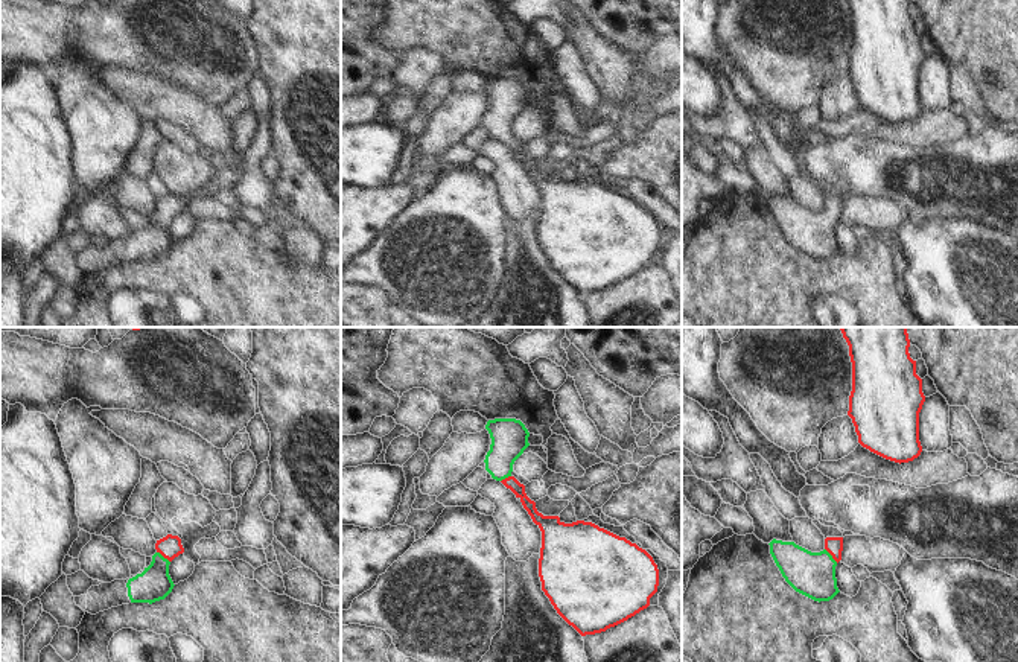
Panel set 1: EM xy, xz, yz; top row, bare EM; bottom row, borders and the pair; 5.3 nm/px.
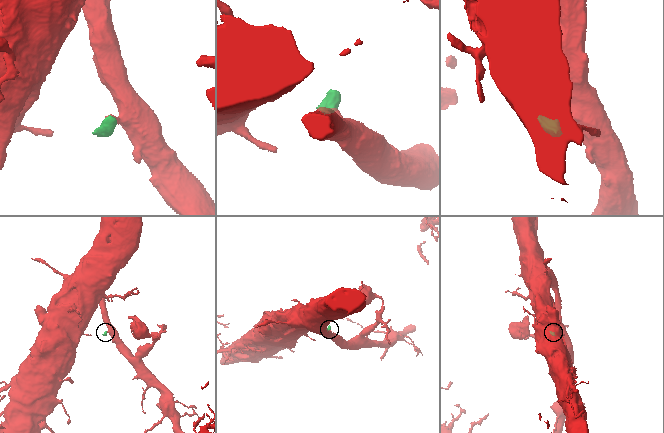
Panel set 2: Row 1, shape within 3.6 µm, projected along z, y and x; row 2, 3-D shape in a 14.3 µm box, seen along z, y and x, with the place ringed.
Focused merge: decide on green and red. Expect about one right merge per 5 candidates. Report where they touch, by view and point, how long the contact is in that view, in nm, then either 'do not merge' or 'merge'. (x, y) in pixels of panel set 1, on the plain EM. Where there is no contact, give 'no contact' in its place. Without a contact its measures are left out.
contact yz (831, 215); length 100 nm; merge

